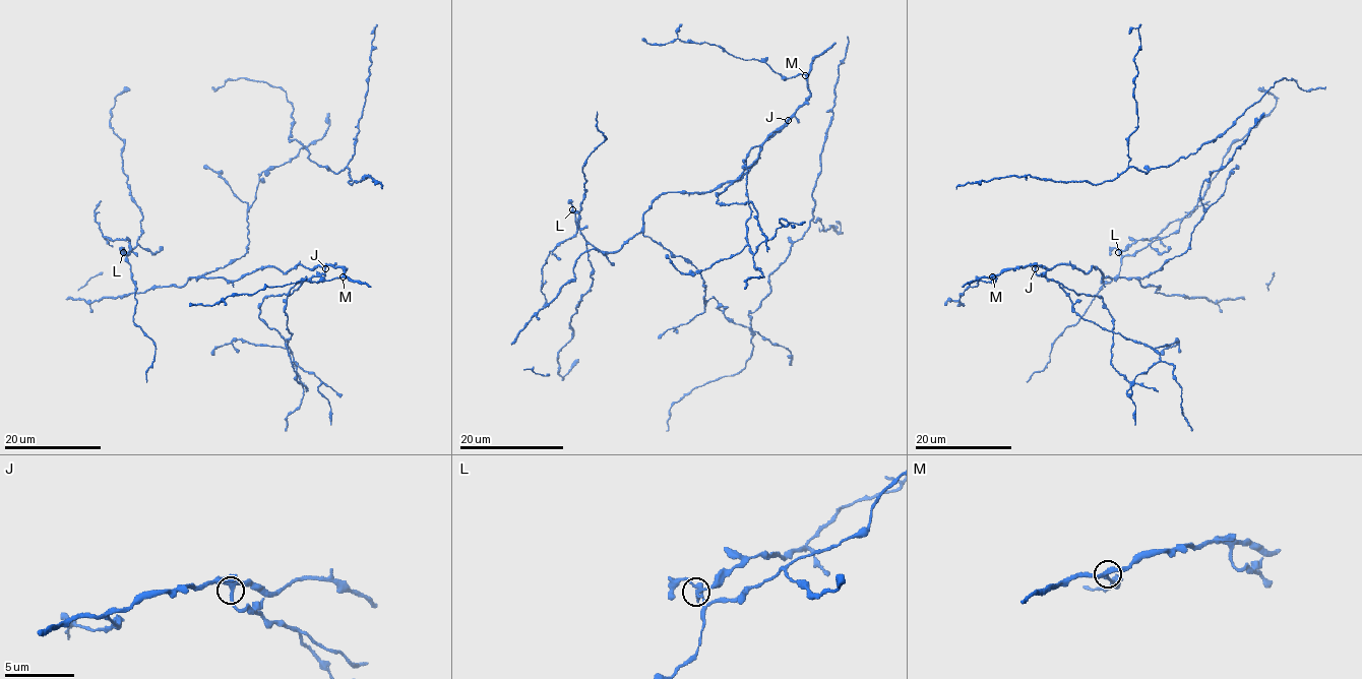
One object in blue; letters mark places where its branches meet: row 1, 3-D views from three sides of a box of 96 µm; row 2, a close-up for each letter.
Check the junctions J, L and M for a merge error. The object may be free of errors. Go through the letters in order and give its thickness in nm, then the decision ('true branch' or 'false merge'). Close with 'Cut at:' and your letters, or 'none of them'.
J: 320 nm thick; true branch
L: 260 nm thick; false merge
M: 280 nm thick; true branch
Cut at: L

